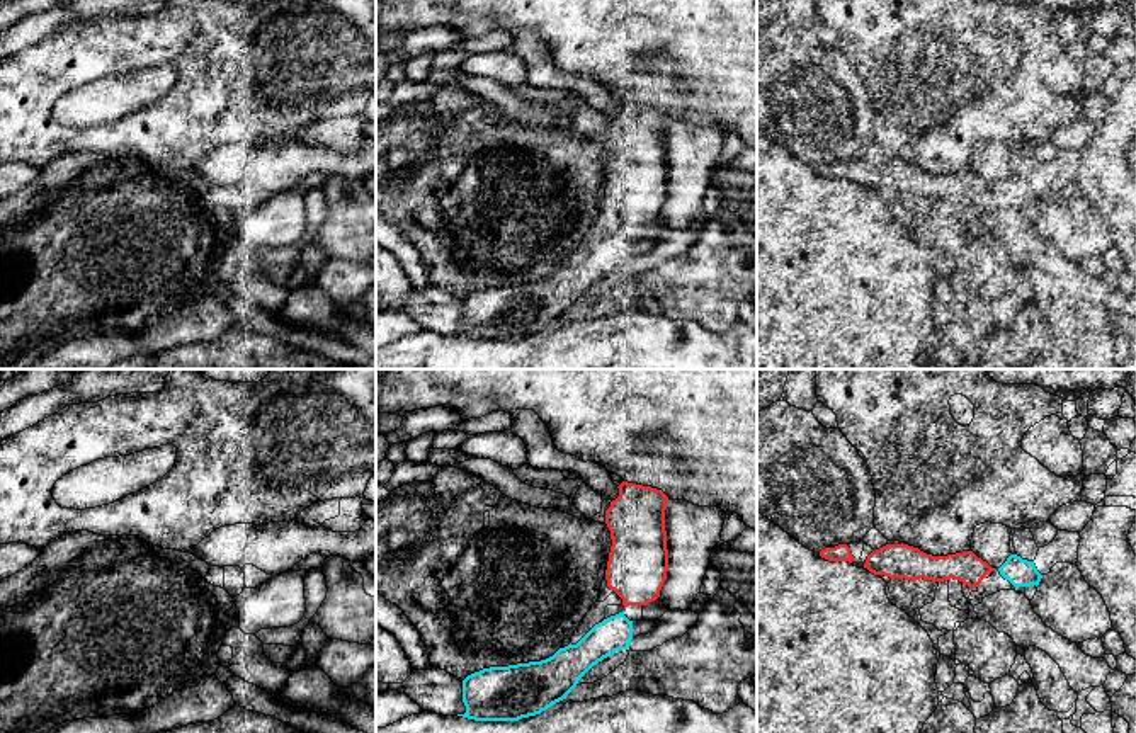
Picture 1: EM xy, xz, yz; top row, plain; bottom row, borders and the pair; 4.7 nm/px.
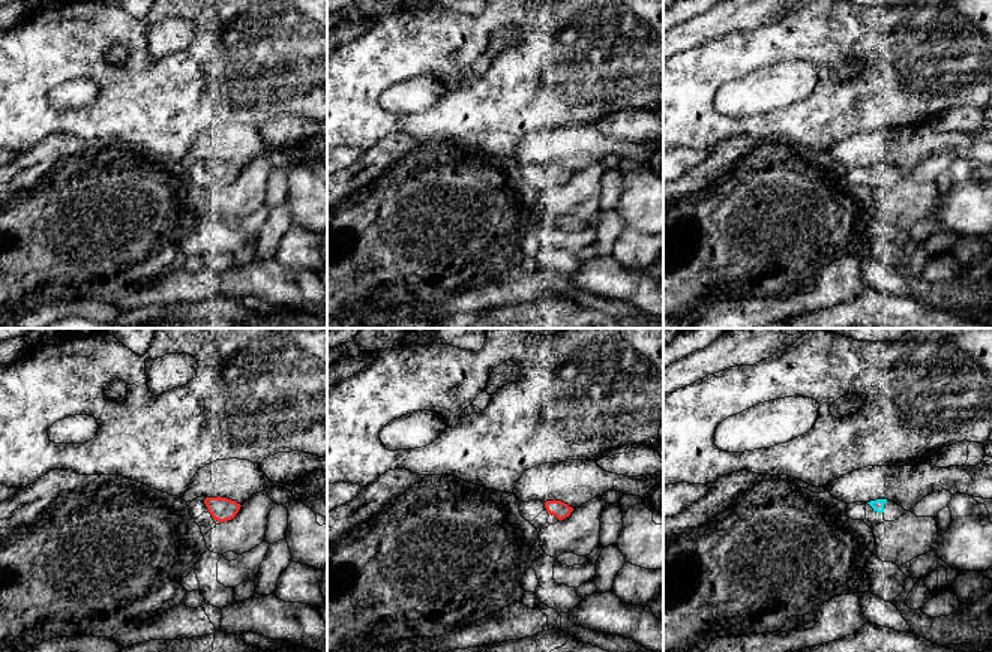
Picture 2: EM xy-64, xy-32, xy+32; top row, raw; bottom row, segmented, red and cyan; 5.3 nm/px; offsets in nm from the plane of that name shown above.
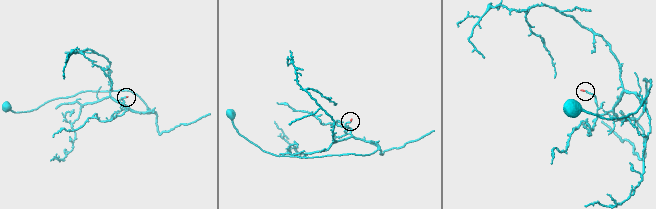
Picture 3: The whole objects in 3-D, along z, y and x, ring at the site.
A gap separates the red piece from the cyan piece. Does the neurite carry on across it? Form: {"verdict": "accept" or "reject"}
{"verdict": "accept"}

